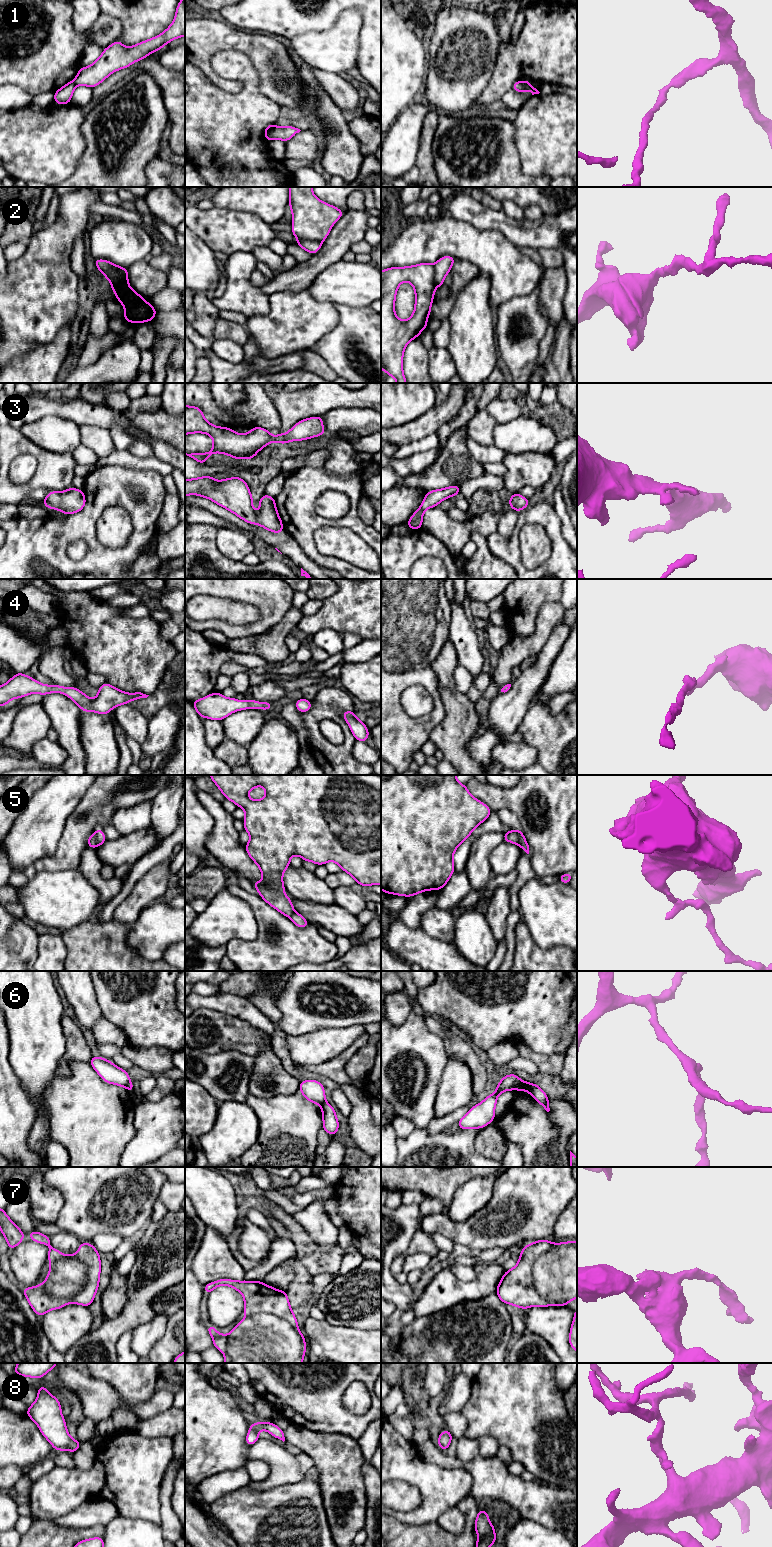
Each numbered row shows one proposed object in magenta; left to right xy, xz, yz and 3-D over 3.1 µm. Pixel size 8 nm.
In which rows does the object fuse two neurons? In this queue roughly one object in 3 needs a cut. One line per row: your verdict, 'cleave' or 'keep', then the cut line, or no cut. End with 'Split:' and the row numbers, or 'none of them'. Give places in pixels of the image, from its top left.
1: cleave; cut xz (275, 125), (270, 132), (269, 138)
2: cleave; cut xy (121, 273), (113, 281), (104, 274)
3: keep; cut none
4: keep; cut none
5: cleave; cut xy (95, 832), (96, 846)
6: cleave; cut yz (518, 1078), (511, 1089)
7: keep; cut none
8: keep; cut none
Split: 1, 2, 5, 6

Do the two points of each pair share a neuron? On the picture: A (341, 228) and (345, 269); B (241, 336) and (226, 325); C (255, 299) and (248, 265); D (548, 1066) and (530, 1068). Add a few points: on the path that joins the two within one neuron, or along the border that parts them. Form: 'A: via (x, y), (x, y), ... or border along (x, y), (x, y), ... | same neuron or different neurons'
A: border along (341, 258), (328, 265), (321, 272) | different neurons
B: via (237, 332), (230, 329) | same neuron
C: via (247, 291), (244, 288), (244, 273) | same neuron
D: border along (519, 1055), (529, 1058), (538, 1070) | different neurons

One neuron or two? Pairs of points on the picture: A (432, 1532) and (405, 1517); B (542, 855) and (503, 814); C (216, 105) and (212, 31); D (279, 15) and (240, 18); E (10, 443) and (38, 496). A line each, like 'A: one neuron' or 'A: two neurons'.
A: two neurons
B: two neurons
C: two neurons
D: one neuron
E: two neurons

